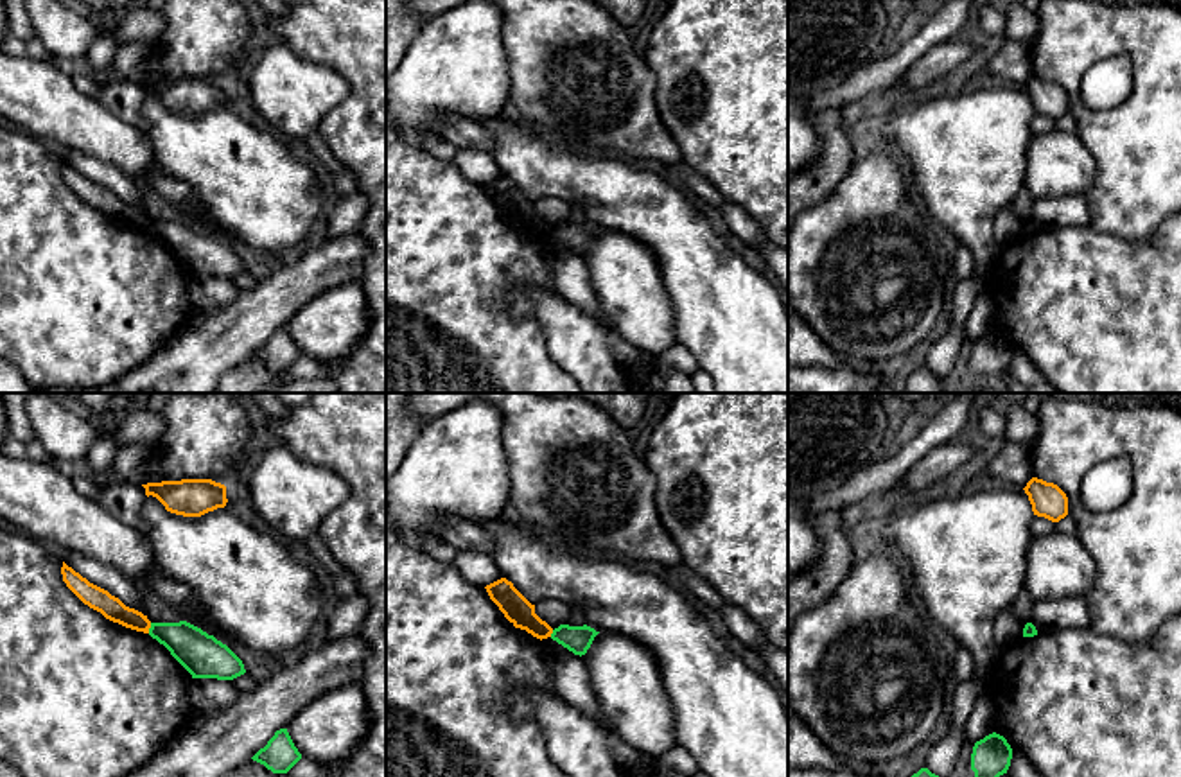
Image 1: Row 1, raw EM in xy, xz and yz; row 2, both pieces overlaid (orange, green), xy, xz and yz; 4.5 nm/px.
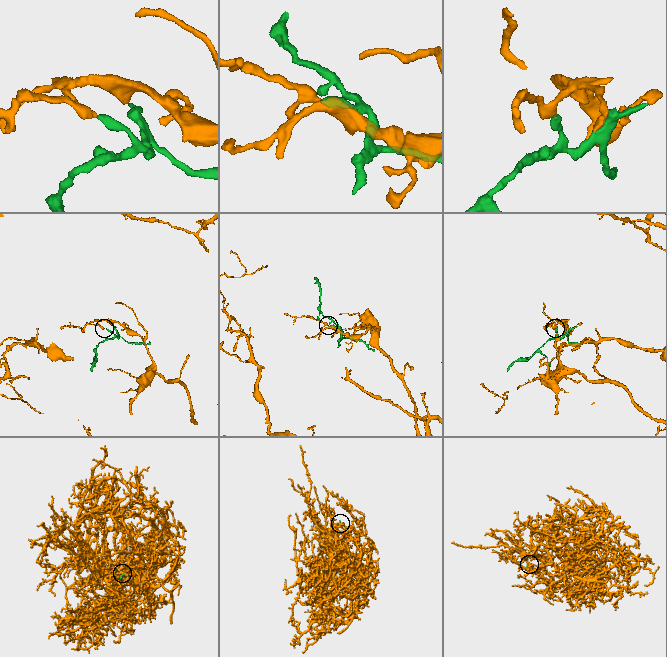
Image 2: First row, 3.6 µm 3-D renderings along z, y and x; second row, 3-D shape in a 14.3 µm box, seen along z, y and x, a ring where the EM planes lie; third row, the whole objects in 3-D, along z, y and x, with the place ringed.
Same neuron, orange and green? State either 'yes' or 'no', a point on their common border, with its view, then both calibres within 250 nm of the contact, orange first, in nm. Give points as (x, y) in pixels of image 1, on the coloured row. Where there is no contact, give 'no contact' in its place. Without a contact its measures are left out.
no; contact xy (149, 627); calibres 100 and 190 nm

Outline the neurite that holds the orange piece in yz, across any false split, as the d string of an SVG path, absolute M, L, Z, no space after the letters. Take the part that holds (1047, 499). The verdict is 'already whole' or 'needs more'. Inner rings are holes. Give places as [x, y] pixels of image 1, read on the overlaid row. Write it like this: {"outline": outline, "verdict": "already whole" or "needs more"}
{"outline": "M1032 477L1023 490L1028 495L1034 515L1052 522L1059 522L1068 515L1068 497L1057 485Z", "verdict": "already whole"}

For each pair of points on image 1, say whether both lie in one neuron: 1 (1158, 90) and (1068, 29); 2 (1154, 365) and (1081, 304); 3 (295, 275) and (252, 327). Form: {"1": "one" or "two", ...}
{"1": "one", "2": "one", "3": "one"}

